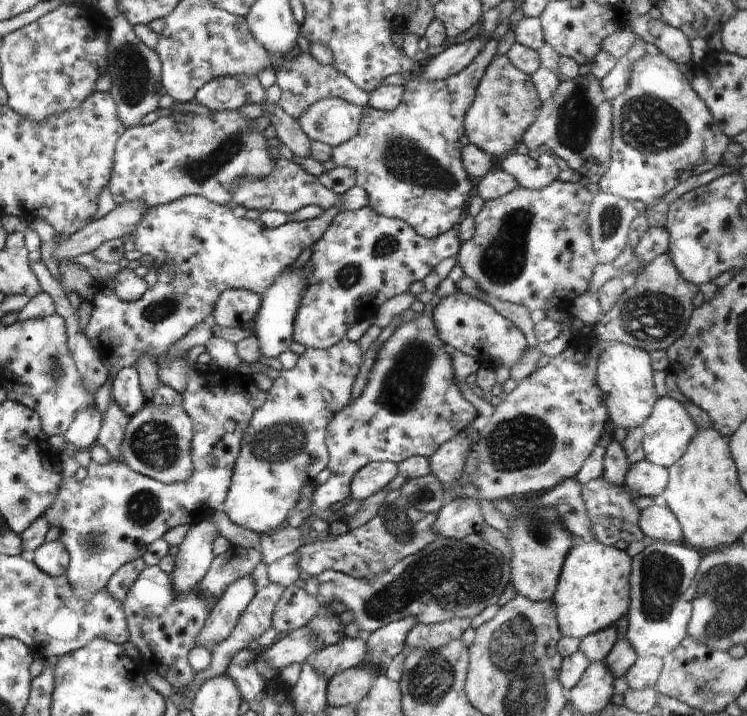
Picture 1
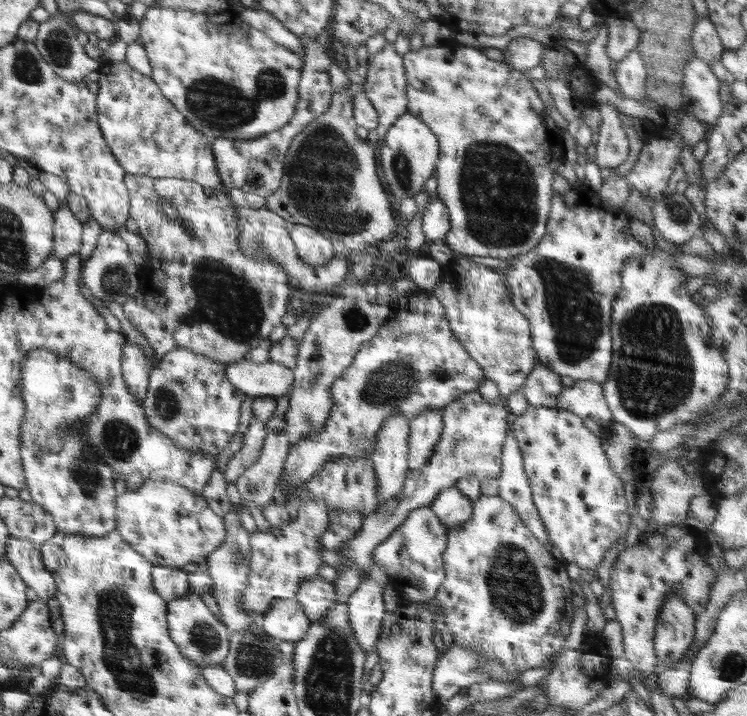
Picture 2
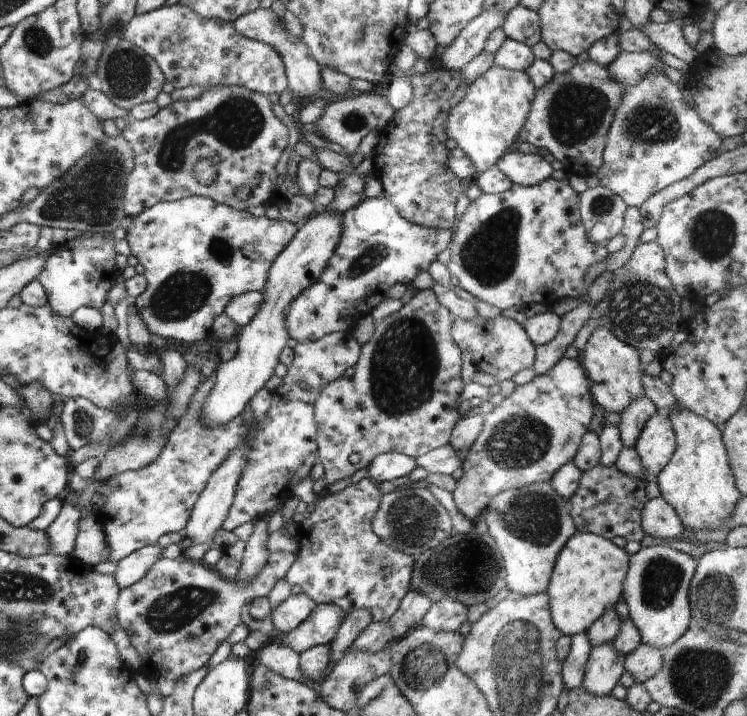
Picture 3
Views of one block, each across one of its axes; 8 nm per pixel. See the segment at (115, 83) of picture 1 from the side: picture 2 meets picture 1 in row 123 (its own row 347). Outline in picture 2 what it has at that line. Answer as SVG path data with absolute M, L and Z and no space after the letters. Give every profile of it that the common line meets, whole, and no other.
M126 341L122 350L121 369L126 387L134 396L143 399L147 395L152 367L140 345Z

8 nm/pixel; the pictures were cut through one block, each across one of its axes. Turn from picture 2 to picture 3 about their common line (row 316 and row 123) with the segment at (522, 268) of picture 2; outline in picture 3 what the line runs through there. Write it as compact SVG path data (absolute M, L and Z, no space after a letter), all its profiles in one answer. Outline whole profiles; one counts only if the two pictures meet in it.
M592 59L574 65L566 74L554 73L546 86L535 90L535 97L531 102L527 122L524 123L517 143L528 142L542 152L548 152L558 162L568 175L578 174L583 177L597 174L603 163L603 150L606 146L606 135L613 121L614 113L620 101L623 100L625 86L611 77L607 67L596 64Z

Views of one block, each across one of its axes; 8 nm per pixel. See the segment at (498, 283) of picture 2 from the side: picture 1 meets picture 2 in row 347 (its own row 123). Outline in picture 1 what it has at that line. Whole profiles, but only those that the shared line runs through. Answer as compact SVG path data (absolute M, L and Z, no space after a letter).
M496 56L477 85L475 100L464 116L463 134L490 157L509 155L522 143L522 136L534 123L541 102L531 76L514 68L506 56Z

